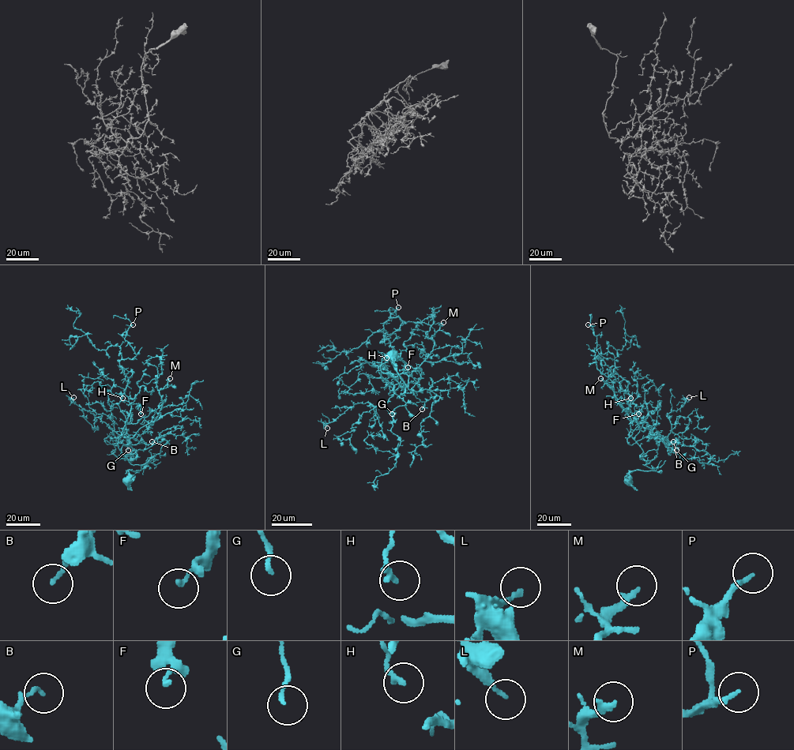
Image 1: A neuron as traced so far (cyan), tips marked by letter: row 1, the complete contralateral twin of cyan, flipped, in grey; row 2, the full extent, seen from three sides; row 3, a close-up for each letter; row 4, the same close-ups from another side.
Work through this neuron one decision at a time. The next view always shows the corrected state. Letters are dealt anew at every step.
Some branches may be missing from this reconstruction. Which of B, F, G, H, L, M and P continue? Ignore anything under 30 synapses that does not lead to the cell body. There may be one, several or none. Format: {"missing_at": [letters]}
{"missing_at": ["M", "P"]}

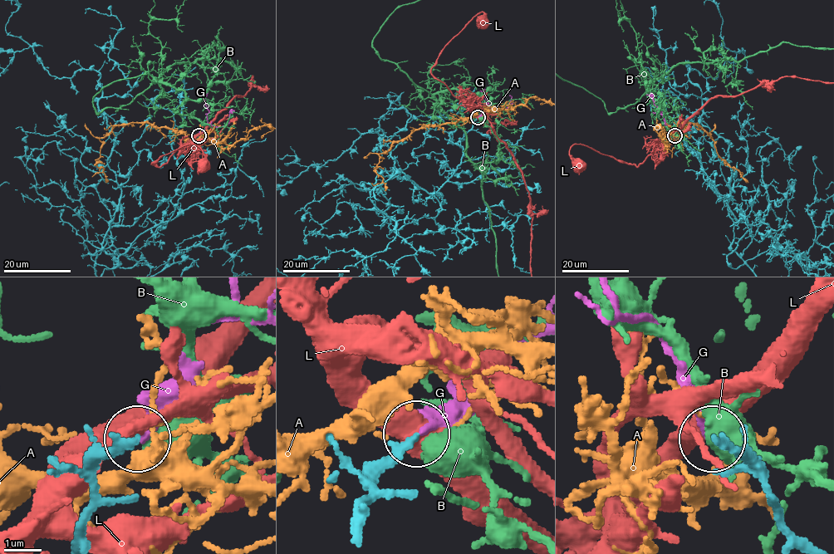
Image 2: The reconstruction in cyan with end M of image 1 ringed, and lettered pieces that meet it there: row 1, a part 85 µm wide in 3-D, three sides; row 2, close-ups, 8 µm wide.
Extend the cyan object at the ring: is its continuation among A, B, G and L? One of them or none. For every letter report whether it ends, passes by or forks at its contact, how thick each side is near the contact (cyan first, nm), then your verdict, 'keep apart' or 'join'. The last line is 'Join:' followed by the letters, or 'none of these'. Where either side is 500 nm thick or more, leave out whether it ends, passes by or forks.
A: it ends there; 200 nm thick on the cyan side, 70 nm on the other; keep apart
B: 200 nm thick on the cyan side, 700 nm on the other; keep apart
G: it ends there; 200 nm thick on the cyan side, 240 nm on the other; join
L: 240 nm thick on the cyan side, 550 nm on the other; keep apart
Join: G

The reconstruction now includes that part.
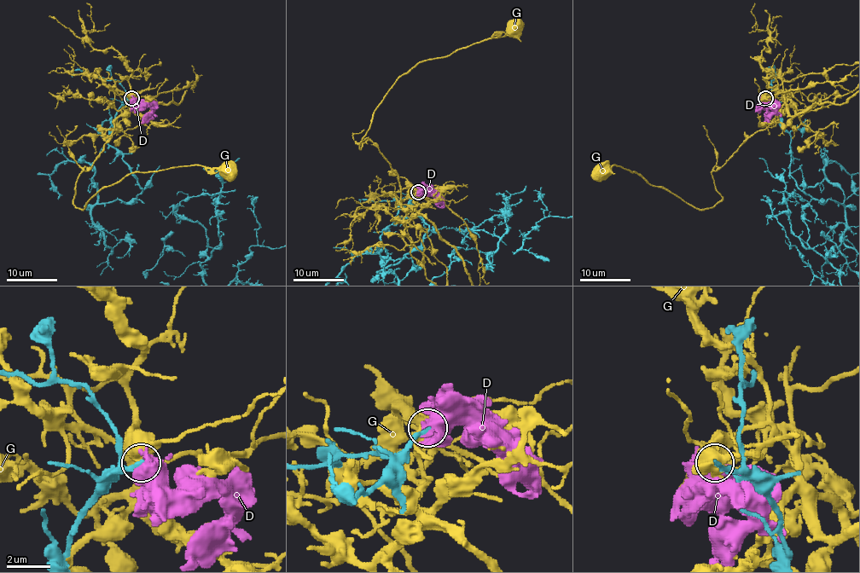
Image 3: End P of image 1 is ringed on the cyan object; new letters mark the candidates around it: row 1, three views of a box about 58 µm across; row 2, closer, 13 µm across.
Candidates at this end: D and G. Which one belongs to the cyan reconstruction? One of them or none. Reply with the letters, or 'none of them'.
none of them

